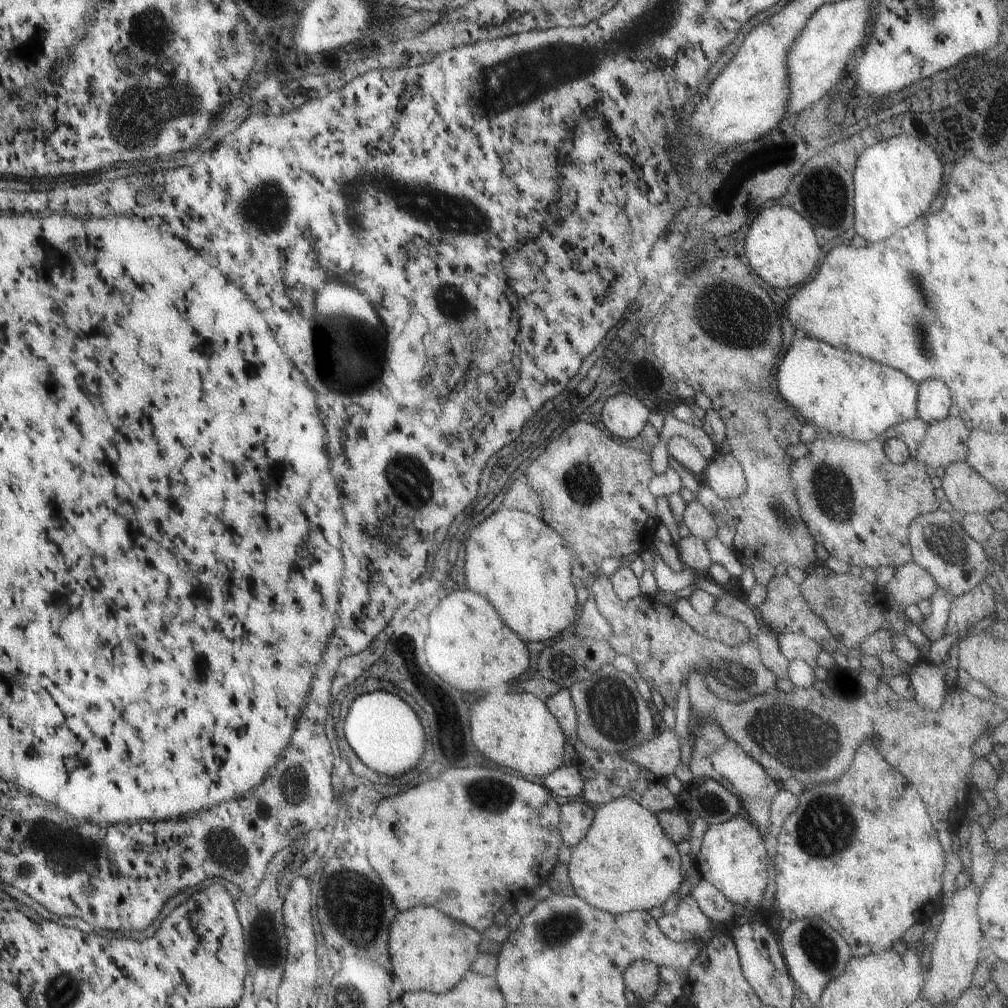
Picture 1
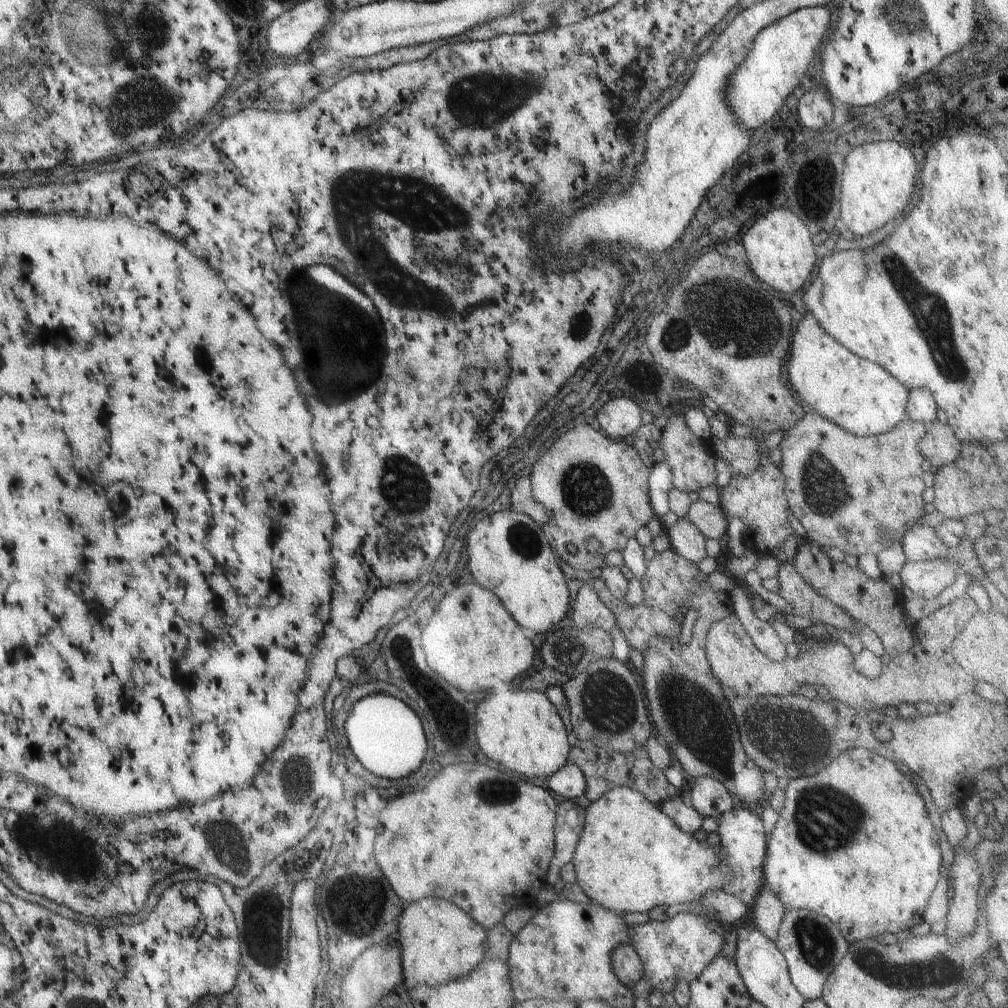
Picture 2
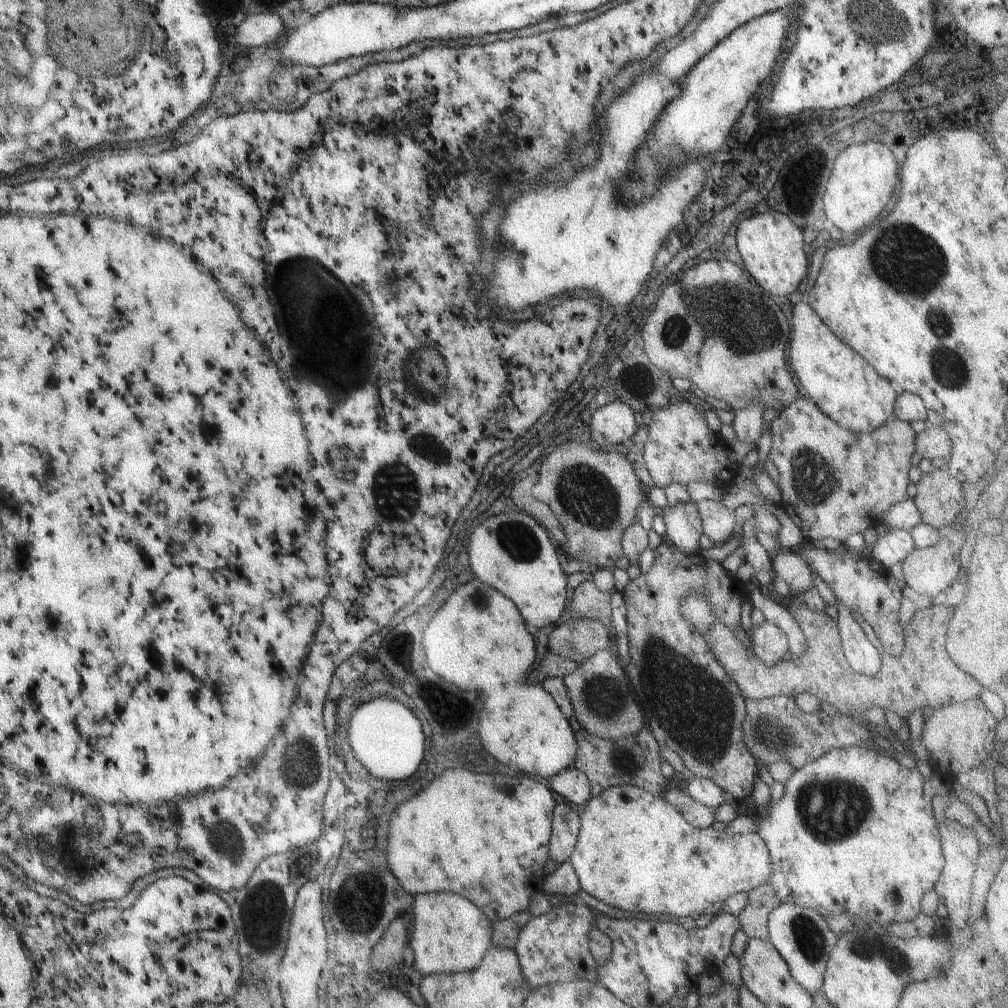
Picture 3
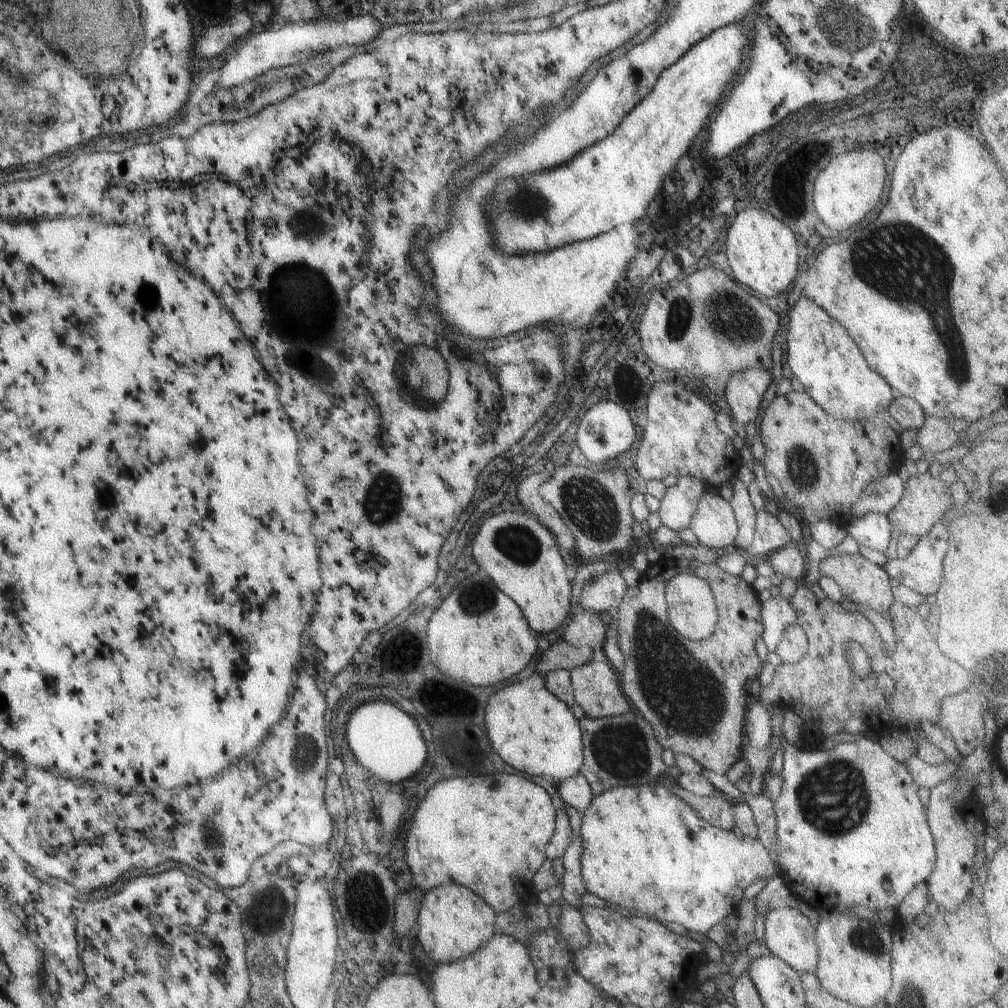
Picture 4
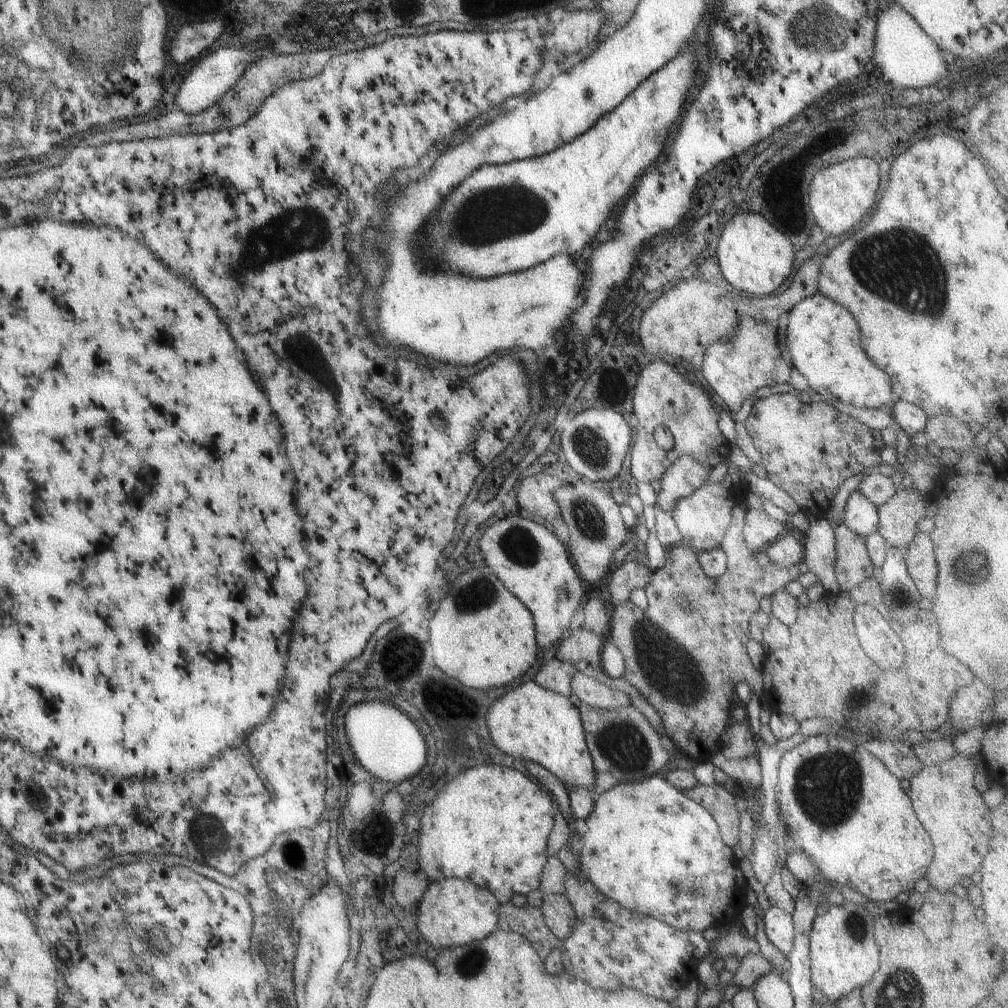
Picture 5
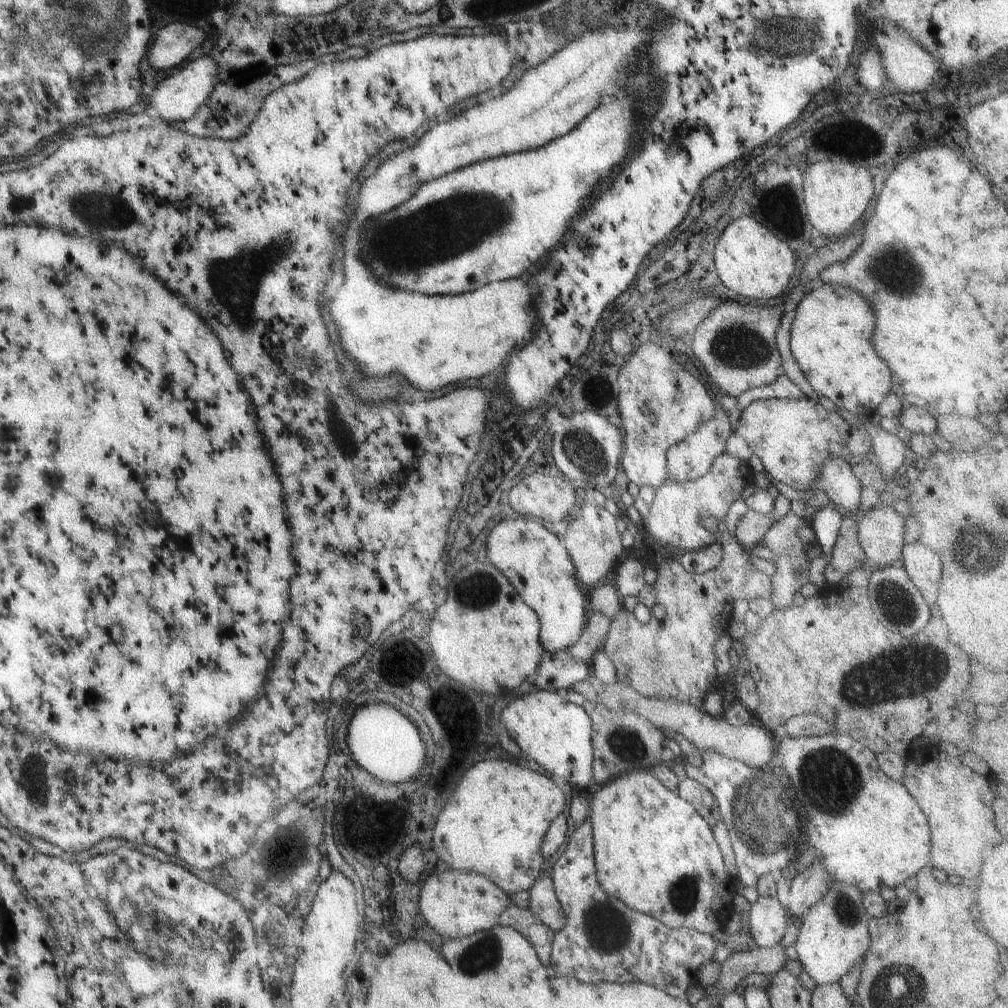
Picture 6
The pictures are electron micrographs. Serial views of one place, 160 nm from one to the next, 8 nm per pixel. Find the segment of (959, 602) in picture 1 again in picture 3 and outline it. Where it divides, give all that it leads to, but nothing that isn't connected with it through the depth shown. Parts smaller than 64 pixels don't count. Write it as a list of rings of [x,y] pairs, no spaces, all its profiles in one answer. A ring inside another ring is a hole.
[[[791,595],[785,610],[791,614],[803,636],[805,650],[801,656],[779,660],[773,668],[765,668],[760,661],[750,656],[745,646],[727,632],[719,622],[703,631],[703,638],[711,648],[711,654],[737,684],[745,699],[763,700],[775,696],[794,698],[802,693],[814,696],[820,703],[827,703],[840,713],[861,716],[863,710],[880,708],[894,712],[907,719],[913,710],[929,706],[932,710],[951,702],[975,699],[983,689],[971,676],[955,666],[945,652],[945,630],[951,620],[951,606],[928,606],[915,610],[903,627],[903,649],[899,656],[880,654],[881,666],[873,676],[855,674],[845,662],[840,646],[839,630],[835,613],[814,612],[806,607],[800,595]]]

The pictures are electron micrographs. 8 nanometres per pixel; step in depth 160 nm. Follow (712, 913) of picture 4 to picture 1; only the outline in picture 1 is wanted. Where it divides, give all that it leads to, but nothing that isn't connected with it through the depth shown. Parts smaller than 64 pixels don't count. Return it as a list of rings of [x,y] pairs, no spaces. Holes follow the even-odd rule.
[[[617,797],[613,800],[601,804],[597,810],[594,811],[594,817],[583,835],[583,838],[571,849],[569,860],[566,868],[569,878],[569,884],[573,888],[574,895],[589,904],[589,906],[604,910],[608,913],[626,913],[629,911],[649,911],[651,907],[659,907],[664,900],[675,892],[681,881],[687,879],[685,871],[680,868],[680,859],[673,841],[670,841],[663,832],[663,829],[656,823],[656,814],[649,812],[646,808],[639,806],[637,802],[631,800],[629,797]]]

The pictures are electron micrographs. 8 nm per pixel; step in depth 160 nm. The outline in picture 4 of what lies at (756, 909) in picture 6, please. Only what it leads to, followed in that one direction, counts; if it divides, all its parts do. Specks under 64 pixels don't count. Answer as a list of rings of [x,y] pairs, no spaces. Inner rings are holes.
[[[777,907],[764,916],[763,922],[762,950],[776,956],[800,975],[813,973],[817,964],[817,949],[813,938],[814,925],[808,918],[795,907]]]

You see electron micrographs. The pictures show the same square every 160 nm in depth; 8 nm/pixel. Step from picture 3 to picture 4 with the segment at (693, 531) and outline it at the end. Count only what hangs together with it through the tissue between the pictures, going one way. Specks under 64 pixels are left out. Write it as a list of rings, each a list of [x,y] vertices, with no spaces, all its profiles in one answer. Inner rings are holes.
[[[689,475],[677,477],[676,484],[660,498],[656,513],[661,524],[674,531],[688,528],[702,492],[700,480]]]

